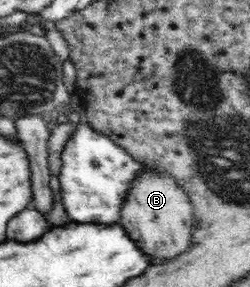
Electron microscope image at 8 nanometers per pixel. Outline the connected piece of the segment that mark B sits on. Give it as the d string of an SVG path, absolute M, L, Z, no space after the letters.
M149 168L149 177L129 193L129 205L125 205L125 213L121 213L120 219L133 243L154 266L169 263L191 248L195 223L194 208L185 190L172 177L157 173L153 168Z

